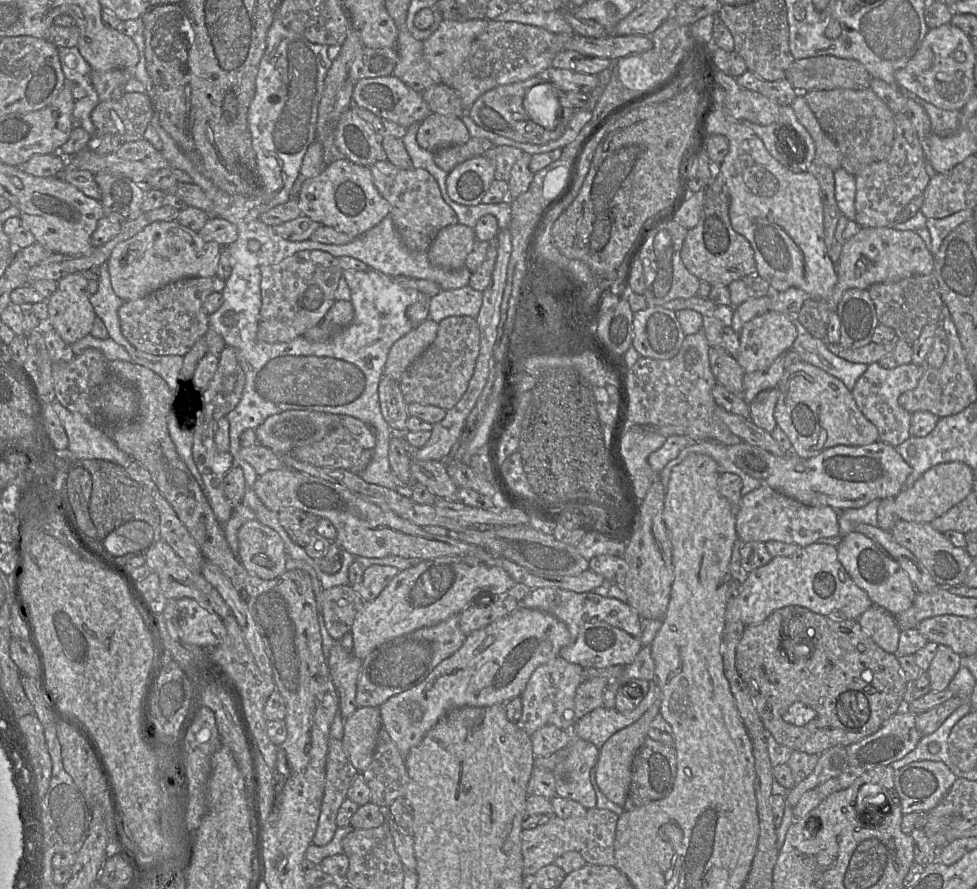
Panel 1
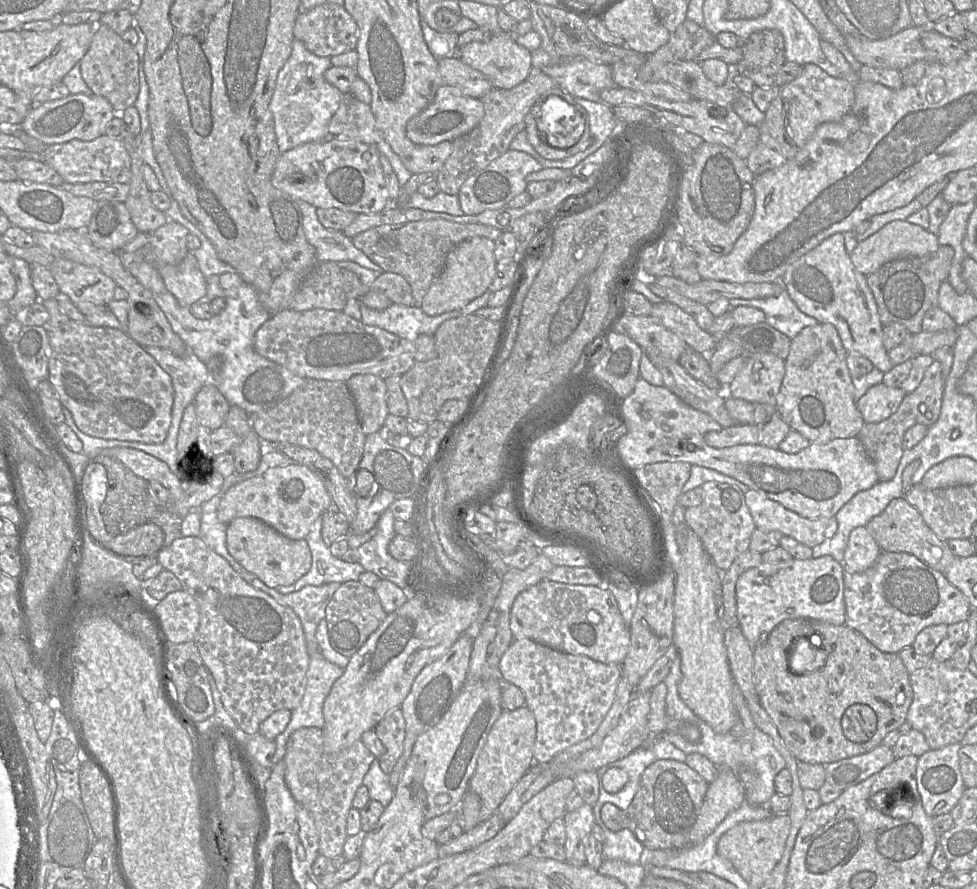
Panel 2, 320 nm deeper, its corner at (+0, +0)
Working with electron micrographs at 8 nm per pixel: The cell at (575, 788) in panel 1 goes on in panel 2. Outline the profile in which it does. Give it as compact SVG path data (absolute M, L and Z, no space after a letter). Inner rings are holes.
M584 803L577 810L567 812L564 816L566 861L574 866L586 864L584 843L592 832L593 824L596 823L593 808Z

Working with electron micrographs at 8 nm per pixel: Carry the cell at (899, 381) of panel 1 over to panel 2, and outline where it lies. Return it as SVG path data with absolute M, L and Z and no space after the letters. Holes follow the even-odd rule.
M883 383L871 386L856 402L865 423L878 423L894 414L906 393L901 387L889 387Z

